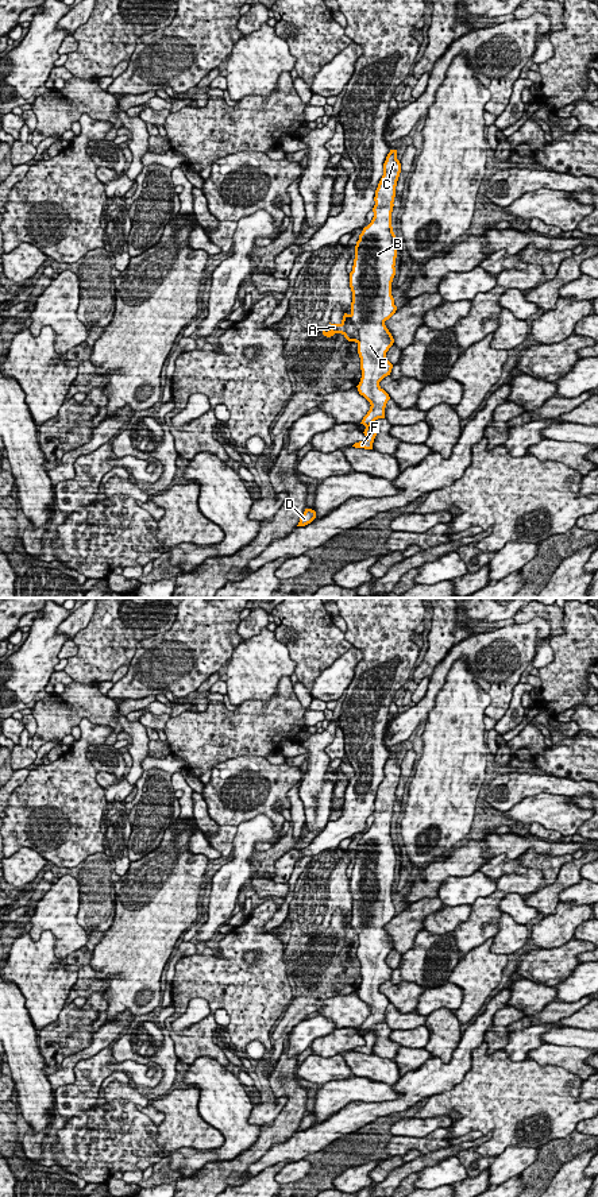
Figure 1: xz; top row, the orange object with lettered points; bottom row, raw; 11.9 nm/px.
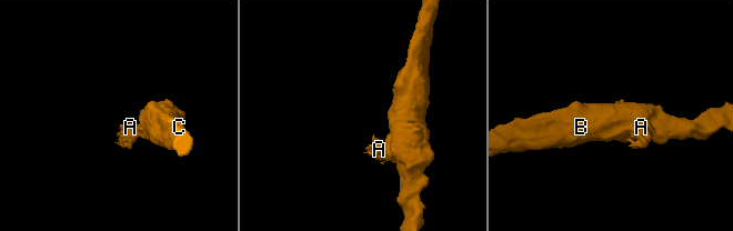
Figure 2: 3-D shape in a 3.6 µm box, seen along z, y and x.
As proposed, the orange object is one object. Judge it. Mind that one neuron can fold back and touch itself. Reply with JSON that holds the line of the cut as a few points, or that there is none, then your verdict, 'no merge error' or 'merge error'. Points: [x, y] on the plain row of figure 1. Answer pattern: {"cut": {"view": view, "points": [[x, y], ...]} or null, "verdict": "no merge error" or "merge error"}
{"cut": {"view": "xz", "points": [[350, 919], [350, 926], [357, 933], [358, 946]]}, "verdict": "merge error"}

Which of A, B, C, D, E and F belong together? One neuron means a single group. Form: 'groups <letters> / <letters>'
groups A / B C D E F

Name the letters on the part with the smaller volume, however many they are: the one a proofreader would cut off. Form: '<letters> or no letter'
A

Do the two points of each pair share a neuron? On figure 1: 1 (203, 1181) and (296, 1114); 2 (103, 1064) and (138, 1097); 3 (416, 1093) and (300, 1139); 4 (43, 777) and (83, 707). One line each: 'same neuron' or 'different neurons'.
1: same neuron
2: different neurons
3: same neuron
4: different neurons

